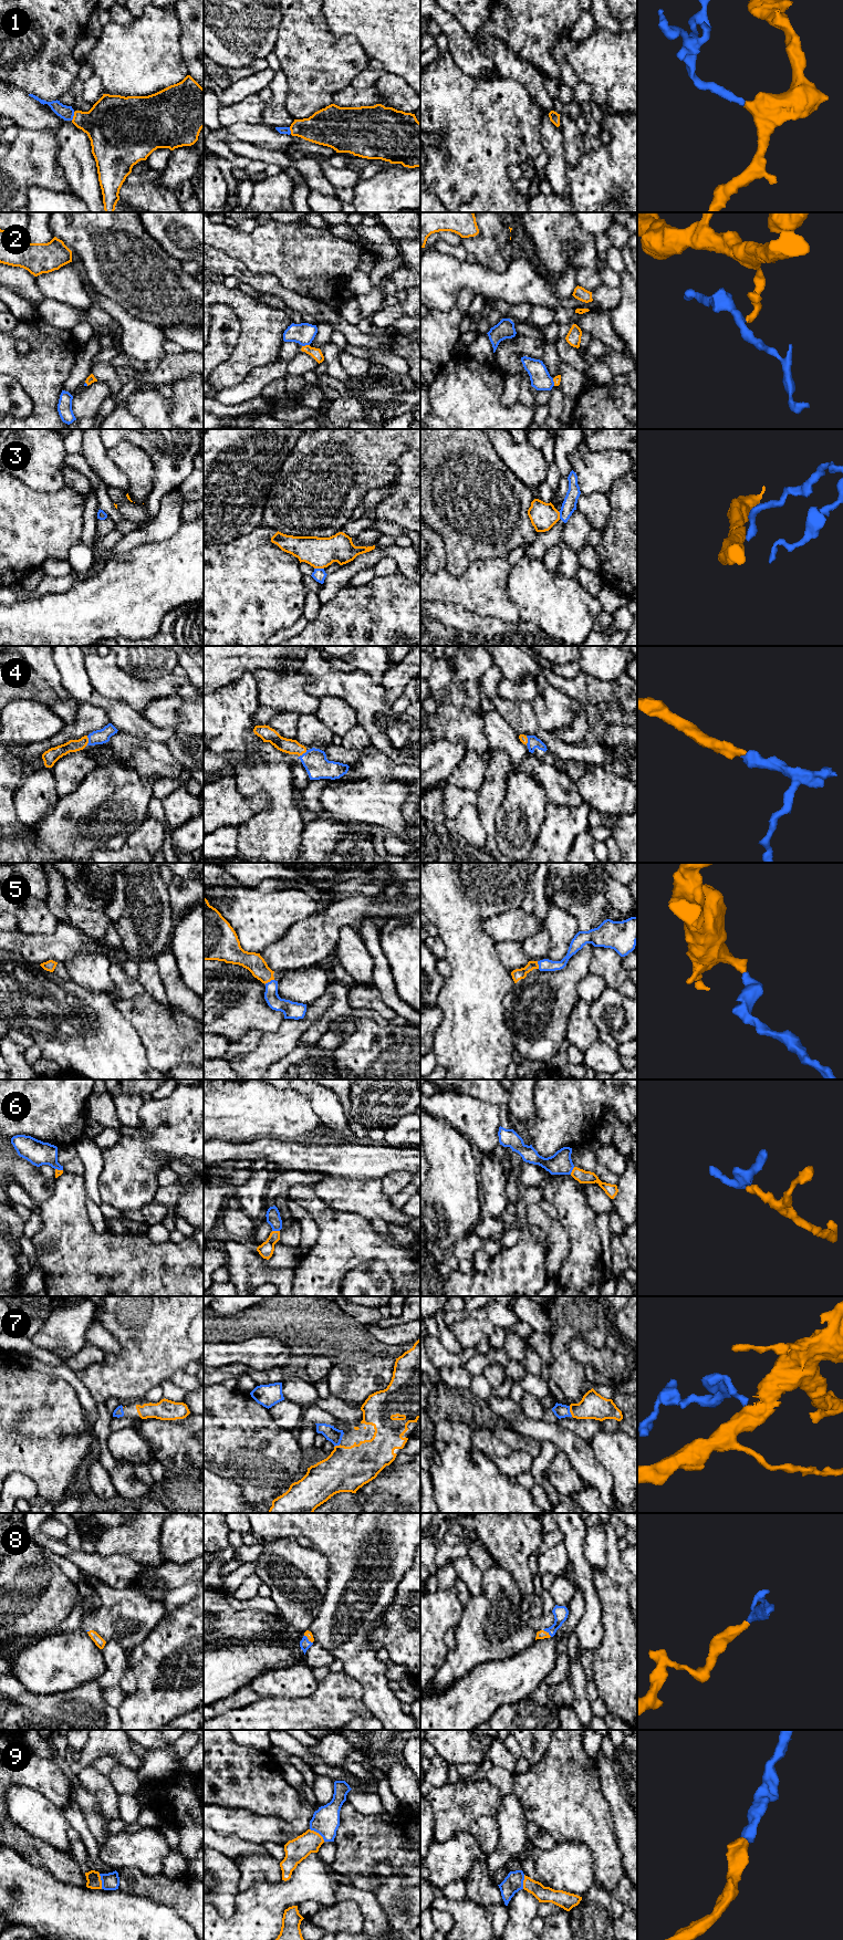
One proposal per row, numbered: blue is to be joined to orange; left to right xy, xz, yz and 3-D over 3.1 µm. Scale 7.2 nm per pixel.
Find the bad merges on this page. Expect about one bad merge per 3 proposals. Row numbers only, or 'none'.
2, 3

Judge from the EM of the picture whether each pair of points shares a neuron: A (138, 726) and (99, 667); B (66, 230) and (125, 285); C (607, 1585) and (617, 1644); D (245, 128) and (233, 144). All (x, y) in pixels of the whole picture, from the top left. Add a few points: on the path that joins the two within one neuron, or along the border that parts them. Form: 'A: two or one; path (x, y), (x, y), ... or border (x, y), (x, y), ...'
A: two; border (97, 691), (108, 698), (125, 701), (141, 713)
B: one; path (81, 240), (112, 271)
C: one; path (614, 1599), (617, 1629)
D: two; border (225, 141), (229, 136), (235, 136), (261, 149)

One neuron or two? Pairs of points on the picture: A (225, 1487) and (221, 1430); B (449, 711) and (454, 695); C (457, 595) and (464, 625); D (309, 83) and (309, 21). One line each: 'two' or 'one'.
A: two
B: two
C: two
D: one

